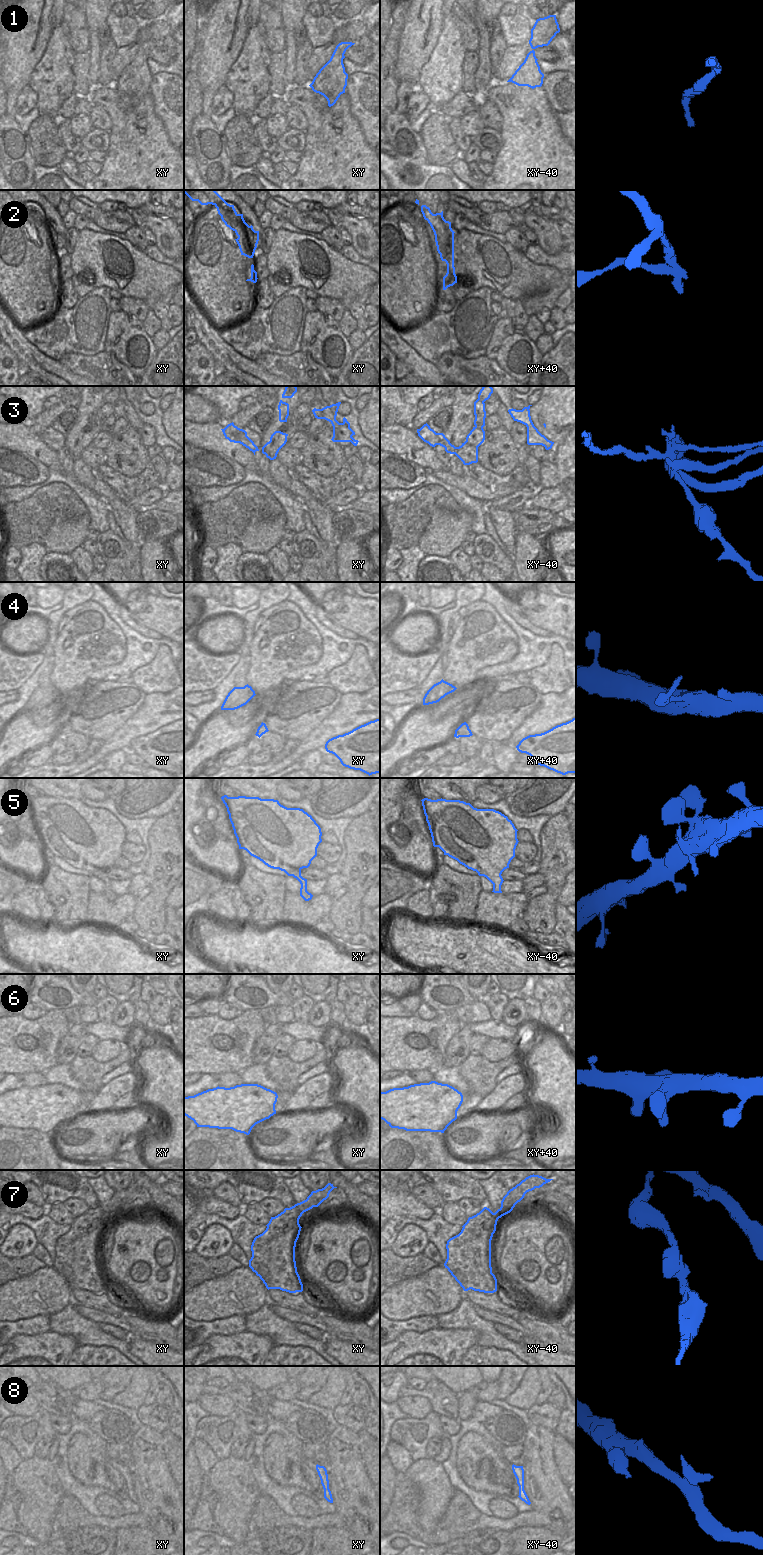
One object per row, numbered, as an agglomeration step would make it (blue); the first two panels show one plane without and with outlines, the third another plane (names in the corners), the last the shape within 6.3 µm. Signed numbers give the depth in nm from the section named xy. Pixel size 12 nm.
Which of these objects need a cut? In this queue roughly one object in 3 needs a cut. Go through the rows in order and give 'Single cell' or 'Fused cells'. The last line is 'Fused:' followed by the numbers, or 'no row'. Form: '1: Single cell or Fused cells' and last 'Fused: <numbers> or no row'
1: Single cell
2: Fused cells
3: Fused cells
4: Single cell
5: Single cell
6: Single cell
7: Single cell
8: Single cell
Fused: 2, 3

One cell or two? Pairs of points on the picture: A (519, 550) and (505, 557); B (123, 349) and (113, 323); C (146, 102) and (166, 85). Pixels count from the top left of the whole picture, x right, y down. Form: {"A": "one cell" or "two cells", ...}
{"A": "two cells", "B": "one cell", "C": "two cells"}

